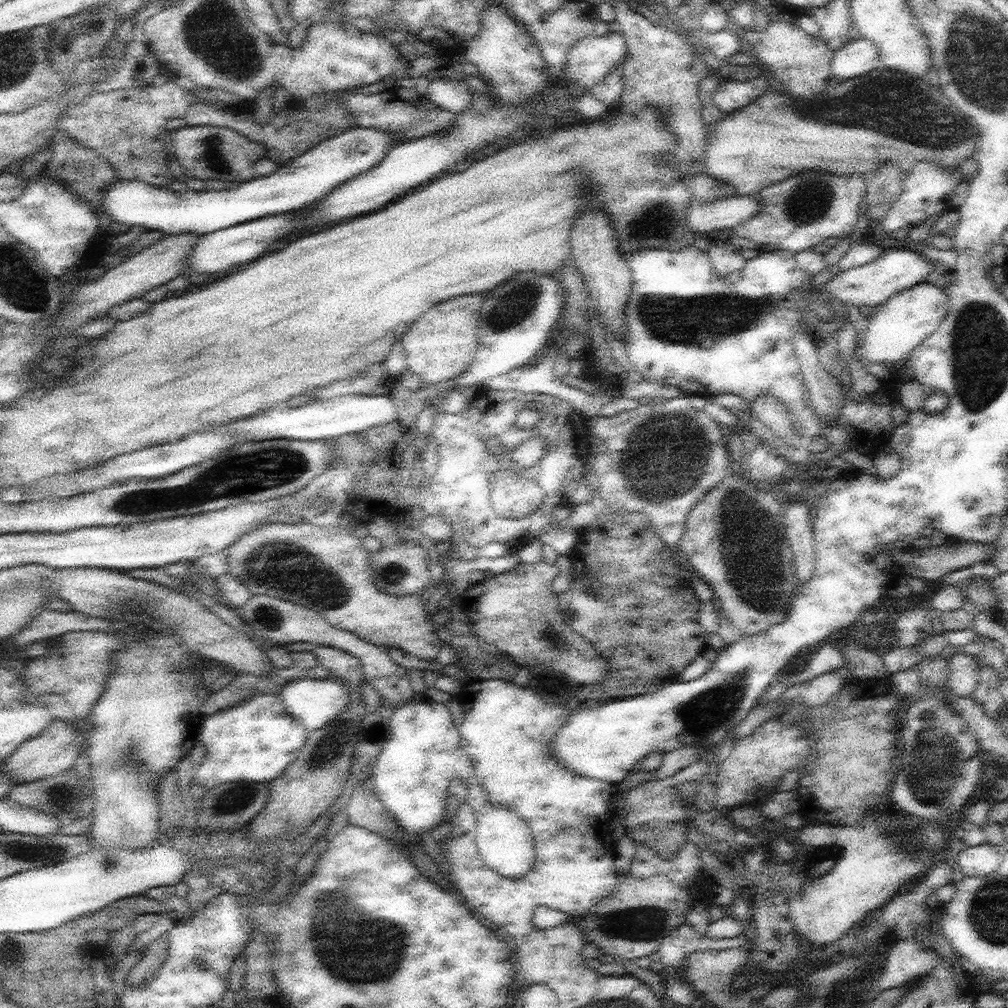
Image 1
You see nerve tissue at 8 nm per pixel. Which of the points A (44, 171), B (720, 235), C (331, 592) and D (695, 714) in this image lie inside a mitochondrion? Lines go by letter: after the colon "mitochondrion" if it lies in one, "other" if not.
A: other
B: other
C: mitochondrion
D: mitochondrion

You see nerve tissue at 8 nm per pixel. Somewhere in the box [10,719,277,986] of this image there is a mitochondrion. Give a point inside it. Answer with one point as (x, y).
(58, 795)

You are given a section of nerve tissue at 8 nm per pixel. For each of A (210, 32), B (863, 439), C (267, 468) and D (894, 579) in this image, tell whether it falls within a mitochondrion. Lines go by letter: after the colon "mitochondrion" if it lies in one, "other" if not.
A: mitochondrion
B: other
C: mitochondrion
D: other

